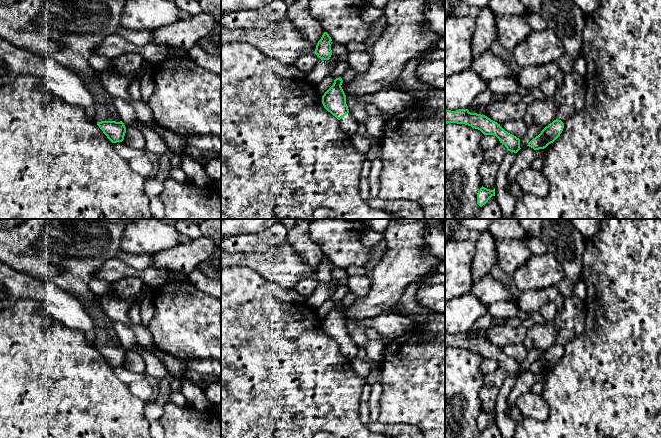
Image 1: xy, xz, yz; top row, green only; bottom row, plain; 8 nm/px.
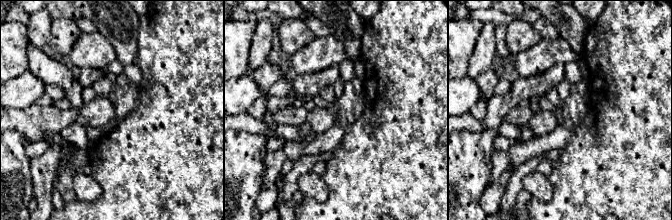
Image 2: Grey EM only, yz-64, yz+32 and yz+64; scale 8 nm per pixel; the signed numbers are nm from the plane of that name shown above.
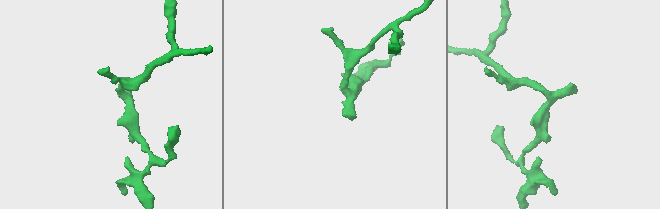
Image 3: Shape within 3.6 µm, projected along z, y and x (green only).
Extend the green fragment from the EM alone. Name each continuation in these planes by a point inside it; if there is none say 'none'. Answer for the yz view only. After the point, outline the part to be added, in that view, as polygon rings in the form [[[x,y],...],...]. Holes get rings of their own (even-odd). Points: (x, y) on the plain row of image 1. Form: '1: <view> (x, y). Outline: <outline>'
1: yz (572, 318). Outline: [[[577,297],[565,298],[559,316],[560,325],[556,343],[565,347],[568,342],[578,337],[586,326],[584,301]]]

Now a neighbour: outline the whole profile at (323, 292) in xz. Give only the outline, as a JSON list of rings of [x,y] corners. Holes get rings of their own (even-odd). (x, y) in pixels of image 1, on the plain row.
[[[331,279],[329,284],[319,282],[314,293],[307,297],[306,304],[314,309],[320,307],[325,301],[331,299],[338,287],[338,281],[334,279]]]

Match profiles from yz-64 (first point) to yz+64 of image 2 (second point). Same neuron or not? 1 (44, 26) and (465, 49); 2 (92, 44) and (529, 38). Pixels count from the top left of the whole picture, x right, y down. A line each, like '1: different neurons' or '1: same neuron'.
1: different neurons
2: different neurons

